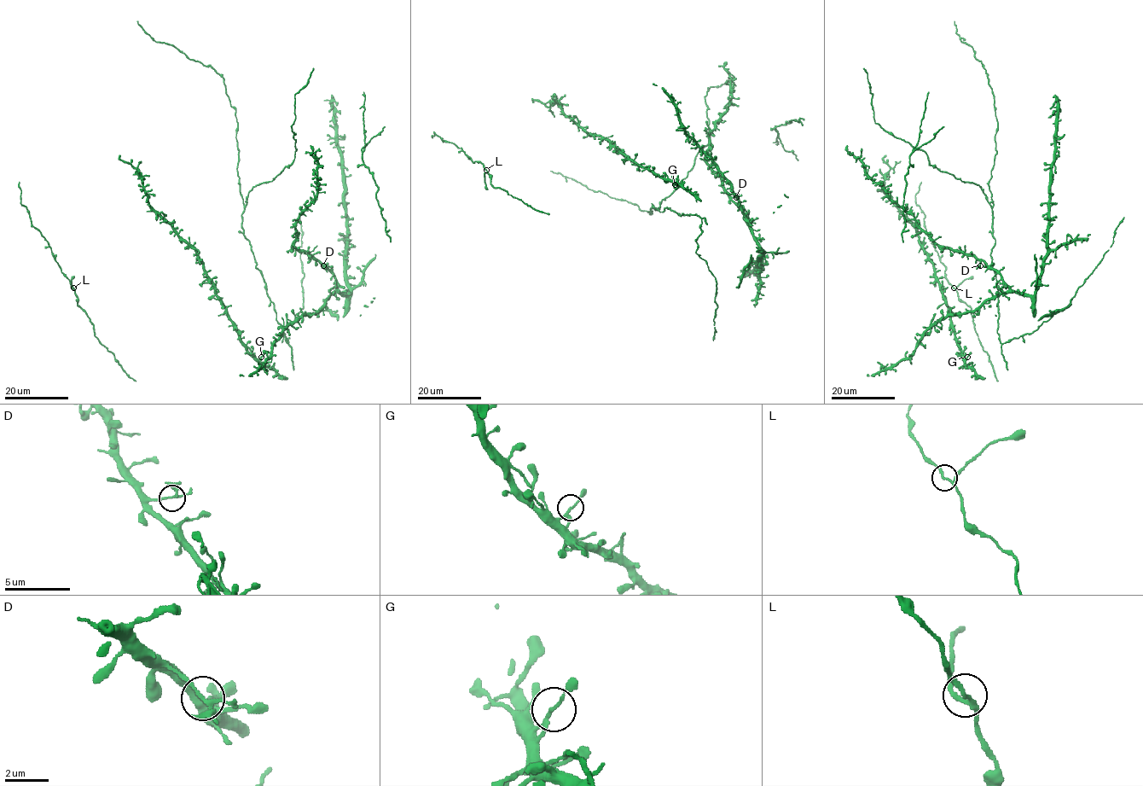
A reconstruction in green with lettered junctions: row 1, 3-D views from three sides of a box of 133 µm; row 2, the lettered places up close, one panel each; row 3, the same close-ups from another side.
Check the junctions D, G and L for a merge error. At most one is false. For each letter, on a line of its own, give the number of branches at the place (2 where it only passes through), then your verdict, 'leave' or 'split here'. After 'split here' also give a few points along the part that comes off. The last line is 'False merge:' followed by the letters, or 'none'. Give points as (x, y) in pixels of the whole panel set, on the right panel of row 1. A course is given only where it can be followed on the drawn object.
D: branches 3; leave
G: branches 3; leave
L: branches 3; leave
False merge: none

